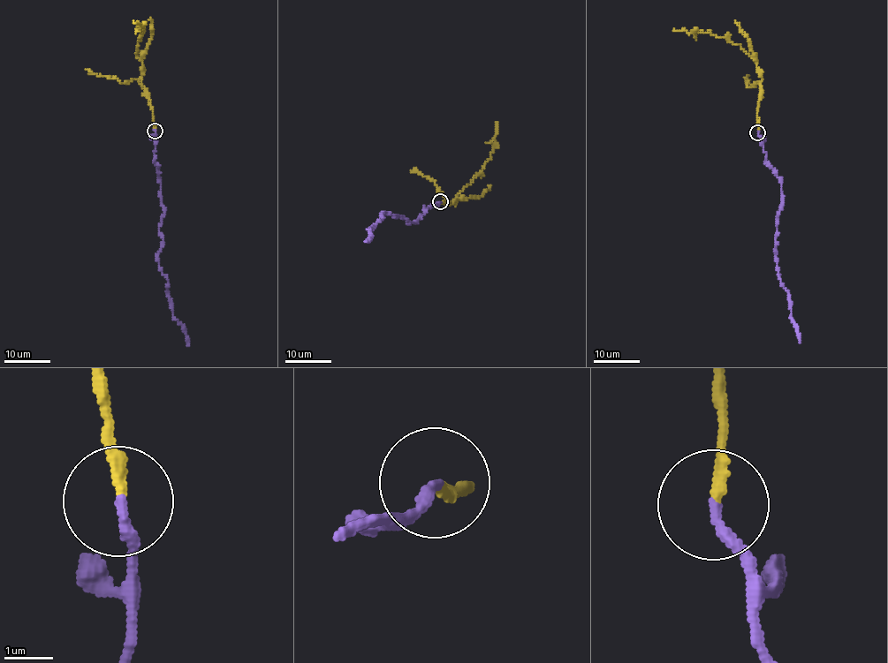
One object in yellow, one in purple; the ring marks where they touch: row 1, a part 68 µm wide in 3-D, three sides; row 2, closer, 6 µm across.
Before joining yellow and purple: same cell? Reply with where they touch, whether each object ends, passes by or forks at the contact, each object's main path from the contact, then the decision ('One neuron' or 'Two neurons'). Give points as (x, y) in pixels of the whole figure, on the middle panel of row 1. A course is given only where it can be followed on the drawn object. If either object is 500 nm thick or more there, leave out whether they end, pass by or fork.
Place: (440, 201). At the ring yellow ends. At the ring purple ends. Course of yellow: (440, 202), (451, 203), (458, 200), (458, 192), (480, 172), (489, 157), (497, 123). Course of purple: (440, 202), (424, 208), (424, 213), (414, 223), (383, 212), (383, 219), (368, 229), (372, 236), (366, 242). One neuron

